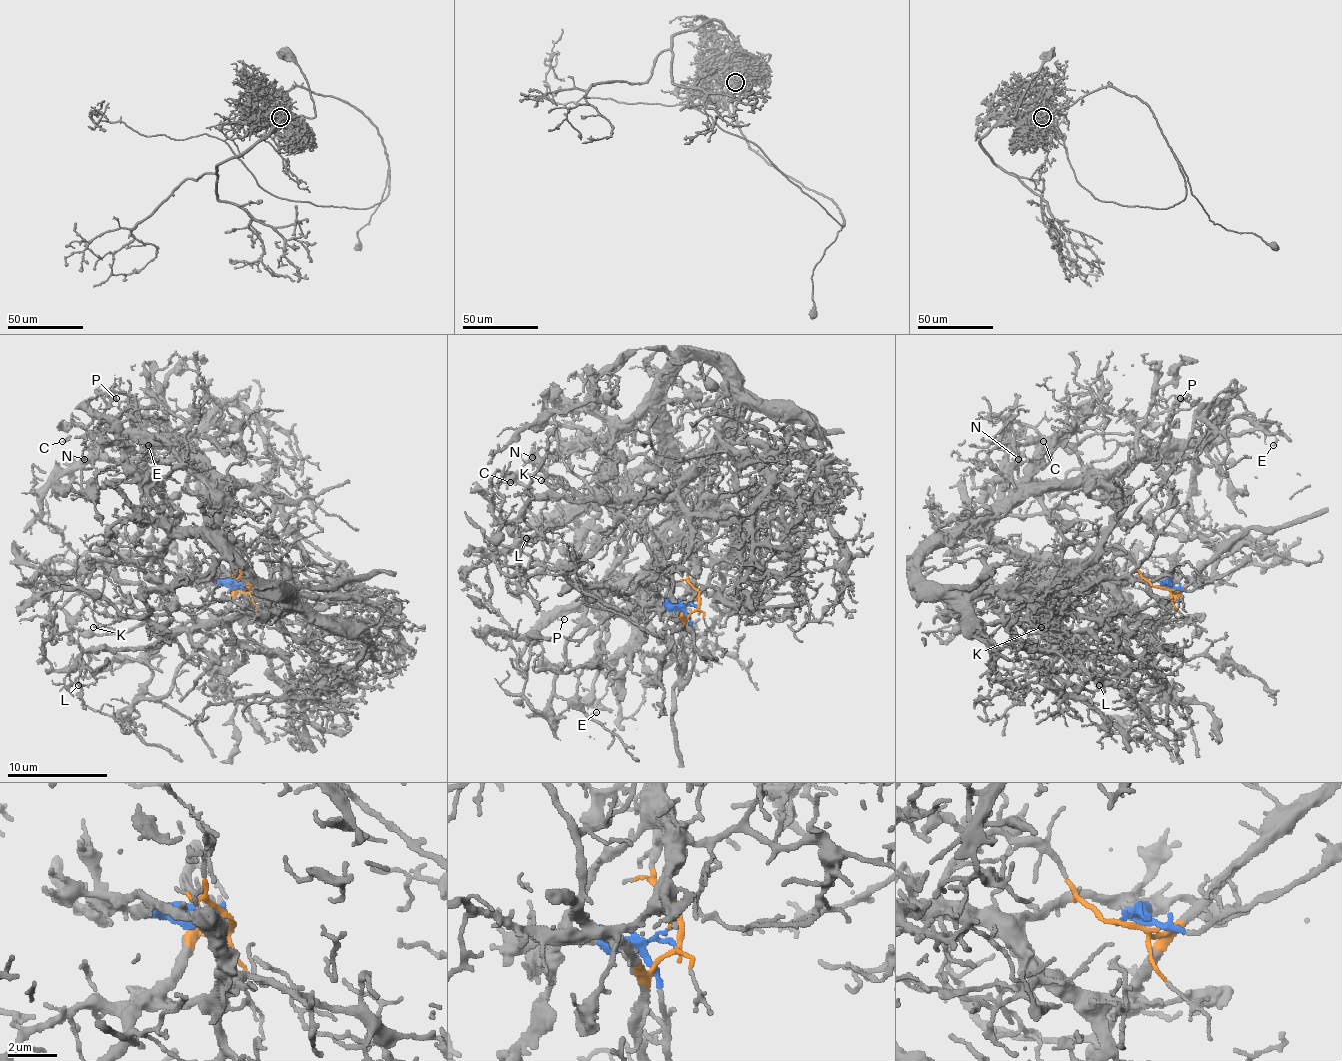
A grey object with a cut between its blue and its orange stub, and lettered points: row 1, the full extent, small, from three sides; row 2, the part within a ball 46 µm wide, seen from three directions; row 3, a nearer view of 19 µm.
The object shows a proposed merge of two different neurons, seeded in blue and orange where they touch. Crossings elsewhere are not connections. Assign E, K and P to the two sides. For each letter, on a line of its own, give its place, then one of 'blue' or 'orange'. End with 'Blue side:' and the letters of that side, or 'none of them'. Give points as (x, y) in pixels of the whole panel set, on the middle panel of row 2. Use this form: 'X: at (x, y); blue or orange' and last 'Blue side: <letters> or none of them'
E: at (596, 712); blue
K: at (541, 480); blue
P: at (564, 619); blue
Blue side: E, K, P

